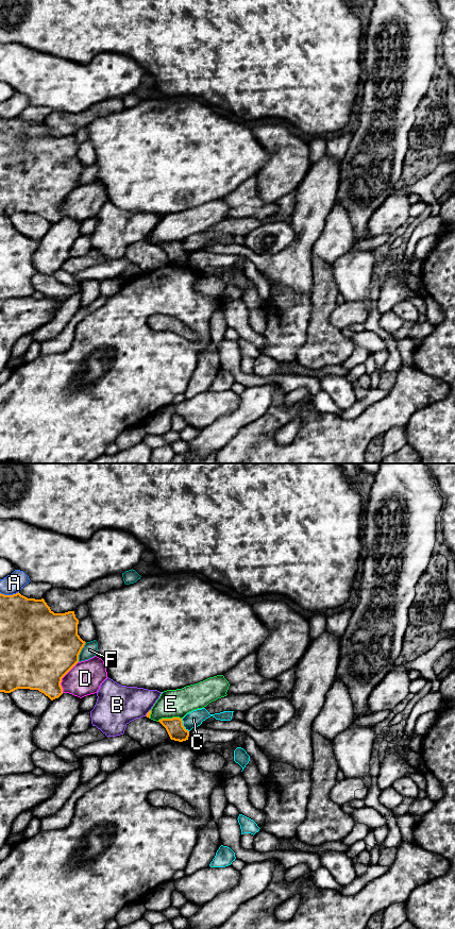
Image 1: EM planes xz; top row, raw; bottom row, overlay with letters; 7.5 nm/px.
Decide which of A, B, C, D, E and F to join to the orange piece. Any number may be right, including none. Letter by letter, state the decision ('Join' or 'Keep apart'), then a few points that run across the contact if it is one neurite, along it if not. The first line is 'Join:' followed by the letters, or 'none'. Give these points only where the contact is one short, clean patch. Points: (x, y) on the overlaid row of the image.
Join: C
A: Keep apart
B: Keep apart
C: Join
D: Keep apart
E: Keep apart
F: Keep apart

